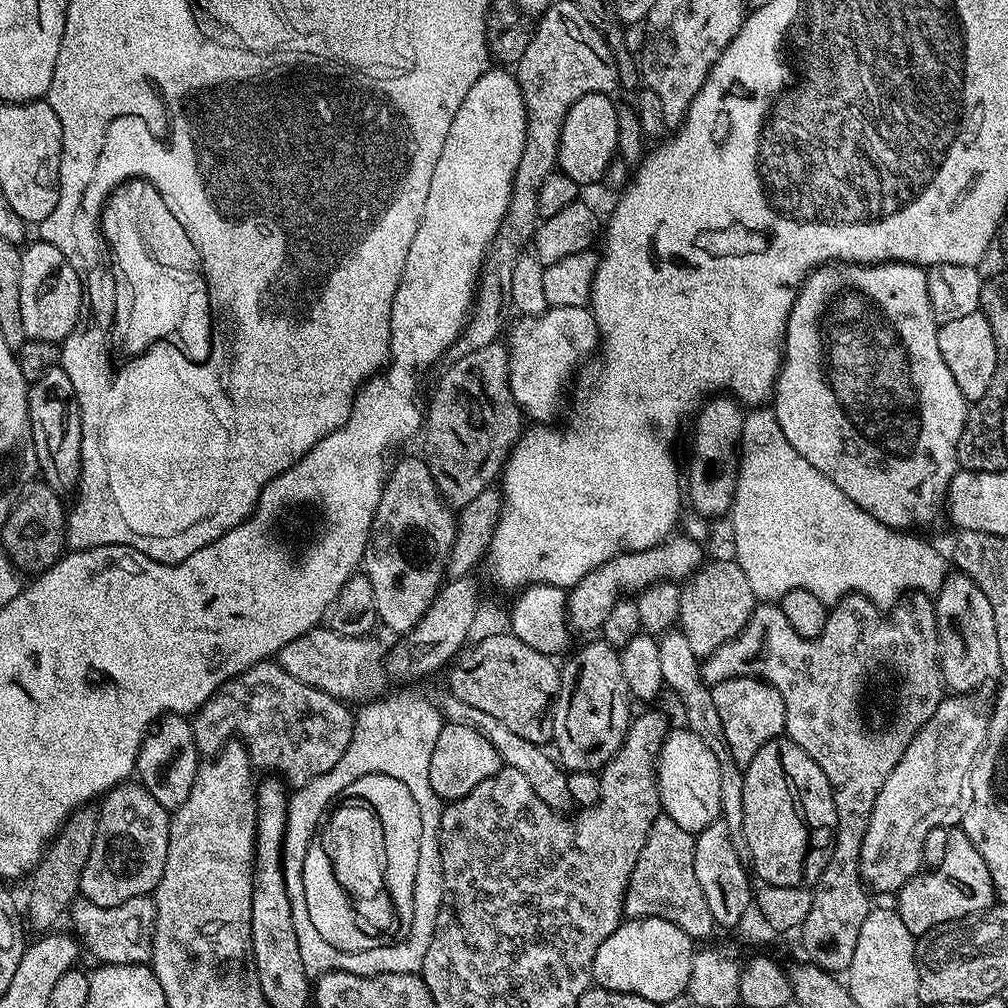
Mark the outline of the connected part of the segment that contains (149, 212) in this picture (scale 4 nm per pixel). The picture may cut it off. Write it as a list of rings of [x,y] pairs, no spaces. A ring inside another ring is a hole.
[[[139,178],[126,180],[112,191],[111,196],[104,201],[102,209],[102,236],[106,241],[106,248],[110,253],[111,263],[113,260],[114,263],[118,264],[118,268],[122,272],[123,280],[120,280],[121,283],[115,287],[116,292],[208,292],[207,280],[198,282],[198,278],[204,278],[204,269],[200,267],[200,255],[194,246],[194,242],[190,242],[182,222],[178,222],[178,218],[174,218],[174,214],[170,214],[170,206],[166,206],[162,194],[149,180],[141,180]]]

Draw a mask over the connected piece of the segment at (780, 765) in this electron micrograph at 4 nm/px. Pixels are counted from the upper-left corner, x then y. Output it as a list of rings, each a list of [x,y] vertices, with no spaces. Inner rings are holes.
[[[787,735],[775,736],[766,742],[766,746],[762,746],[762,750],[758,750],[758,754],[754,754],[754,758],[750,758],[750,766],[743,769],[740,820],[744,823],[744,840],[748,843],[747,859],[757,881],[774,886],[808,888],[815,885],[822,870],[826,870],[826,862],[836,841],[838,814],[834,810],[832,787],[826,779],[819,781],[820,820],[816,816],[803,816],[800,813],[807,810],[808,804],[804,800],[796,804],[788,772],[784,769],[783,752],[798,758],[804,756],[802,746],[789,740]]]

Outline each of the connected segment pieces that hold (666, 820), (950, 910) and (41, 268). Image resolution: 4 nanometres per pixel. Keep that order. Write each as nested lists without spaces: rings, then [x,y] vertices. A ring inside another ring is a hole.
[[[663,814],[657,816],[650,826],[646,846],[642,846],[642,854],[638,854],[638,862],[634,862],[634,870],[630,874],[624,895],[627,919],[662,918],[666,922],[674,922],[674,926],[678,926],[678,930],[686,930],[694,942],[704,942],[700,940],[717,931],[714,914],[710,914],[710,906],[706,906],[706,894],[702,894],[702,886],[698,886],[698,874],[694,874],[695,845],[696,836],[682,830],[674,818]]]
[[[952,830],[947,835],[948,845],[936,868],[929,872],[921,871],[912,877],[901,886],[895,897],[896,913],[902,918],[902,922],[906,922],[906,930],[910,930],[910,934],[917,938],[934,930],[934,926],[942,926],[942,922],[985,912],[987,908],[993,907],[996,900],[990,870],[986,870],[986,862],[982,854],[978,854],[974,842],[970,842],[970,838],[962,830]]]
[[[39,238],[33,240],[33,244],[29,243],[20,254],[22,326],[27,339],[59,345],[74,329],[84,288],[80,285],[80,275],[74,266],[70,266],[66,254],[62,254],[58,246],[50,246],[50,242]]]

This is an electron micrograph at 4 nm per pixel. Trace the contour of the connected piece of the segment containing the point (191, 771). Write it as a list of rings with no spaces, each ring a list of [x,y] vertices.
[[[169,714],[159,721],[145,736],[142,746],[138,750],[135,775],[139,783],[150,794],[158,806],[175,810],[190,798],[190,790],[194,786],[194,778],[198,774],[202,757],[196,751],[196,739],[192,733],[192,720]]]

